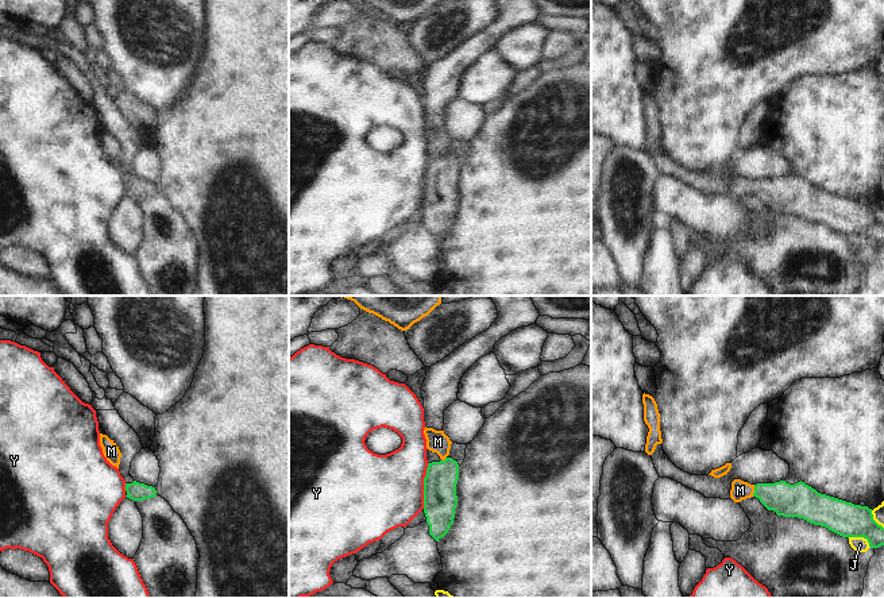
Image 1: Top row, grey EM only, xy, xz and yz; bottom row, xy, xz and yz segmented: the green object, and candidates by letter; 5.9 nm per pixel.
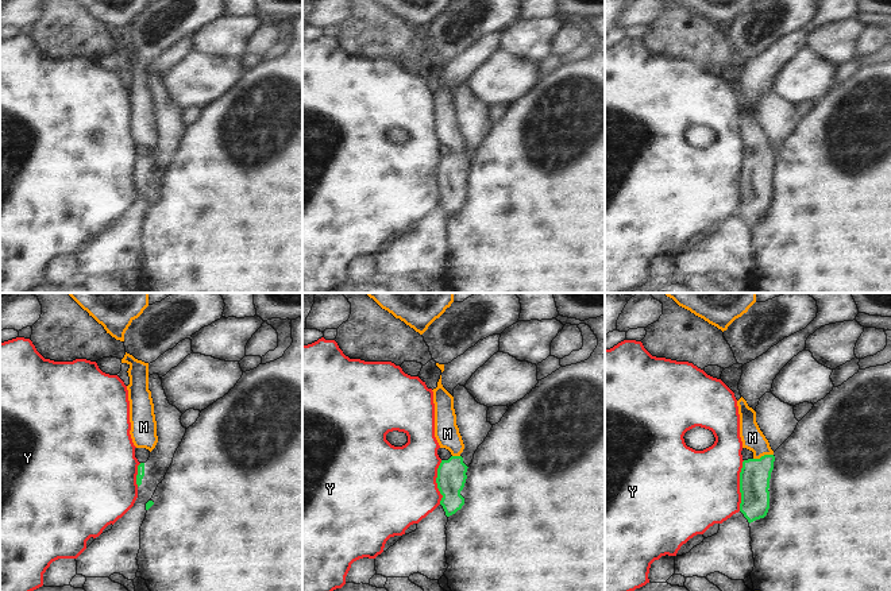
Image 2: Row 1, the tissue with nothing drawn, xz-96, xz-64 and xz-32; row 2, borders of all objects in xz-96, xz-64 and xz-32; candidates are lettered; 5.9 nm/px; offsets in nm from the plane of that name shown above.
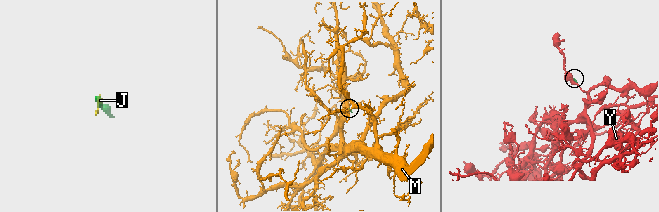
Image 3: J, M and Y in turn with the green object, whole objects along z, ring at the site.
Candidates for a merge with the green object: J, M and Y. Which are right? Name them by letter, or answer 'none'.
M

